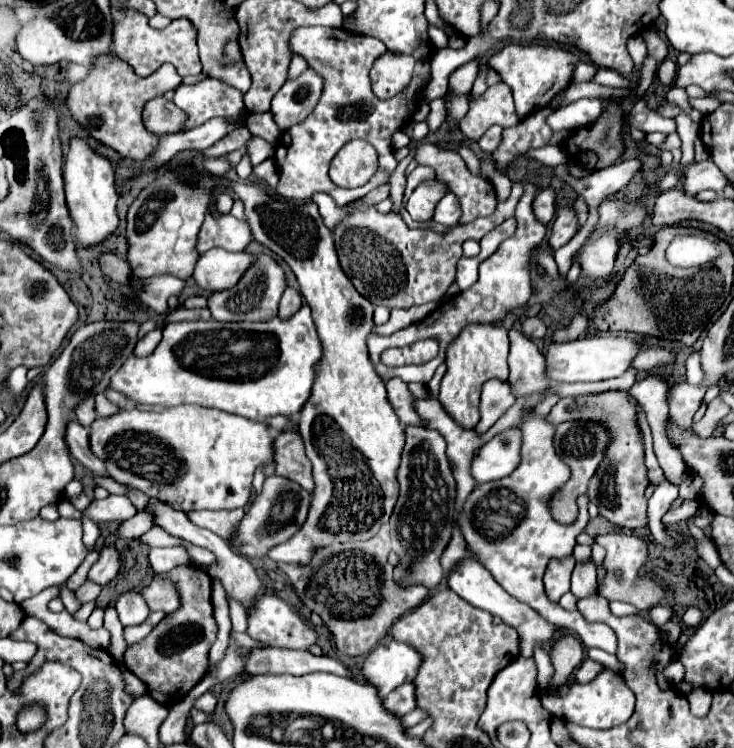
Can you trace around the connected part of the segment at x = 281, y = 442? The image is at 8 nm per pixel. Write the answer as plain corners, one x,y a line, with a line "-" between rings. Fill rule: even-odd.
284,431
276,437
276,475
298,483
308,493
314,491
312,465
304,453
304,443
298,433

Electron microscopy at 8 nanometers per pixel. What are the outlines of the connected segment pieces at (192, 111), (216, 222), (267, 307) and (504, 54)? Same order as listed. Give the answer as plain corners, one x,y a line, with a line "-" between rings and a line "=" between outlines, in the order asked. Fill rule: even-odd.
218,79
180,85
174,93
174,103
188,115
188,129
212,117
236,117
244,109
242,93
=
210,207
204,225
198,233
196,251
200,255
212,247
222,247
226,251
244,251
250,241
252,241
252,233
246,221
236,219
230,213
214,215
214,209
=
256,255
256,263
244,273
238,285
226,291
216,291
208,297
208,309
216,321
268,321
278,315
278,303
286,289
282,267
268,255
=
506,45
498,53
494,53
488,61
490,67
494,67
502,81
512,89
516,113
518,117
526,117
532,111
538,111
542,107
548,107
556,93
566,89
570,85
572,67
580,61
574,53
566,53
560,47
542,47
542,45

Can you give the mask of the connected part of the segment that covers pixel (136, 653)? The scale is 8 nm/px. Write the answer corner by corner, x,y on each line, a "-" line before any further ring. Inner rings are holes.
180,565
172,569
170,573
164,573
170,577
180,593
182,607
170,615
166,615
146,639
140,643
134,643
124,653
124,667
132,671
138,679
142,679
148,685
148,693
164,707
172,707
184,699
190,689
208,673
210,667
210,647
216,641
218,625
214,621
212,611
212,579
208,573

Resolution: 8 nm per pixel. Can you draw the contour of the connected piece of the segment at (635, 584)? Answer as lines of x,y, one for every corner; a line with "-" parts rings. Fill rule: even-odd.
608,533
608,535
598,535
596,543
600,543
606,549
606,557
604,557
606,575
604,575
602,583
598,585
598,595
606,597
608,601
632,603
636,607
642,607
644,611
652,609
666,597
668,591
660,583
656,583
652,577
642,573
642,565
648,559
648,543
644,537
624,535
624,533
-
614,571
620,571
620,577
616,577

